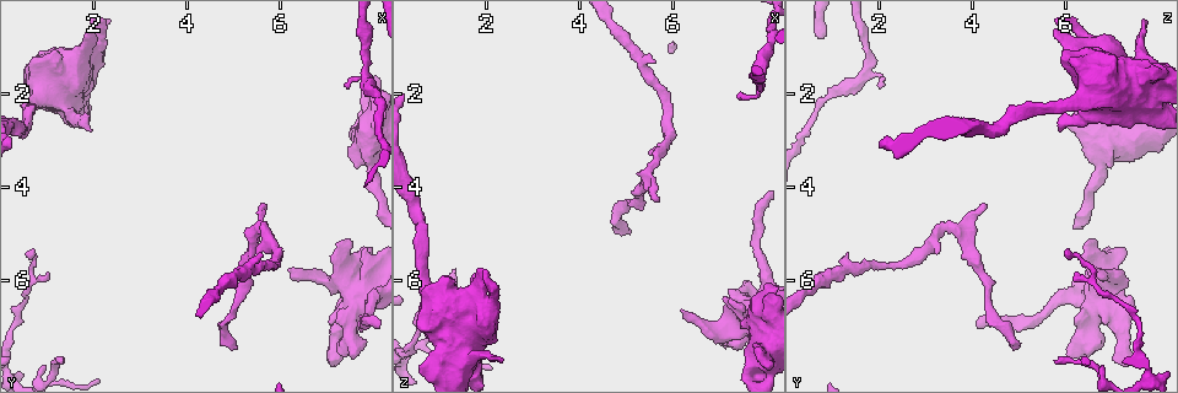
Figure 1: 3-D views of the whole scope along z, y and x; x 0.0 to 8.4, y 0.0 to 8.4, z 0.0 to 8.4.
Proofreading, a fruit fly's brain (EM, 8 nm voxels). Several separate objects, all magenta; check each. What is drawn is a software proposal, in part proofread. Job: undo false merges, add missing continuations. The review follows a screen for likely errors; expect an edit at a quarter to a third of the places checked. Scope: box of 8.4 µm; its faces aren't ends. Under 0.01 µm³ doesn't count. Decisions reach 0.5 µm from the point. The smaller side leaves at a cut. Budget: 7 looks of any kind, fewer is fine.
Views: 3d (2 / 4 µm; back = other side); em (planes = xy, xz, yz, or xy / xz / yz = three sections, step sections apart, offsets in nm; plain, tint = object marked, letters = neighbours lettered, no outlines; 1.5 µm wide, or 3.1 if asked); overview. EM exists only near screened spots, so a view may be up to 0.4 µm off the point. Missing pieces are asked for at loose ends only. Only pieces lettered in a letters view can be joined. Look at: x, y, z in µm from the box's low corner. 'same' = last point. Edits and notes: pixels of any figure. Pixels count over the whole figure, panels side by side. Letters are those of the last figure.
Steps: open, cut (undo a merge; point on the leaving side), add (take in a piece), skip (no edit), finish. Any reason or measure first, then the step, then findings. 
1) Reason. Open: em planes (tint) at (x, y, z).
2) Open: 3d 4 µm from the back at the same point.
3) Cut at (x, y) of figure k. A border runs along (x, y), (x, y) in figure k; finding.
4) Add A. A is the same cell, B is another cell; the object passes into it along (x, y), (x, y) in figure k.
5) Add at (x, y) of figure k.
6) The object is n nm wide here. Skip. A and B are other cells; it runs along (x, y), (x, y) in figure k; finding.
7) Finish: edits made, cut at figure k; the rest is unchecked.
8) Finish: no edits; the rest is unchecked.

Closes a loop. Open: em yz step 8 (tint) at (2.20, 0.50, 6.20).

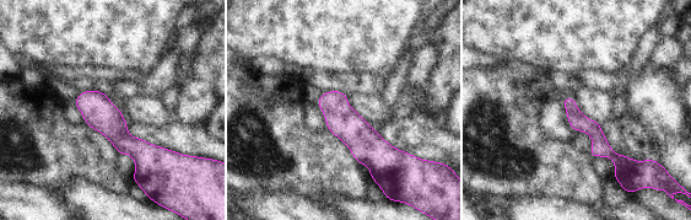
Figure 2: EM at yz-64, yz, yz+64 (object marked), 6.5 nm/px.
Open: em planes (tint) at the same point.

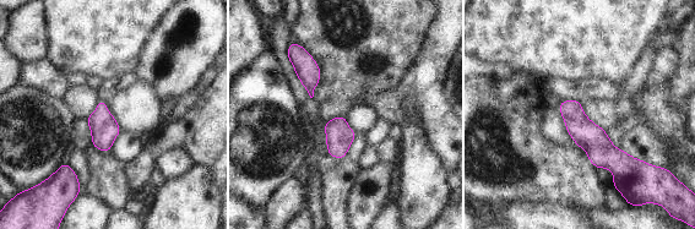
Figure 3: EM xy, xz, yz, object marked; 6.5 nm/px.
What lies round it. Open: em planes (letters) at the same point.

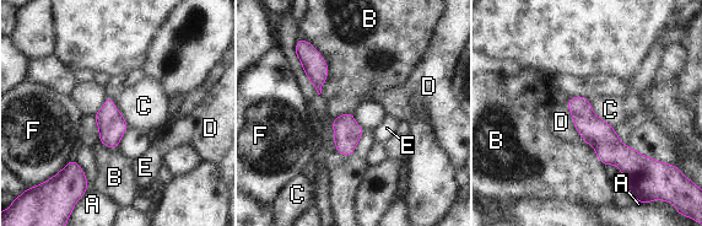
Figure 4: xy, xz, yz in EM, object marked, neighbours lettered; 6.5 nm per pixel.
Skip. A, B, C, D, E and F are other cells; a border runs along (588, 98), (589, 107), (614, 128) in figure 4; one neuron here.

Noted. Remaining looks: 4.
Tapers out. Open: em planes (letters) at (1.35, 7.70, 5.80).

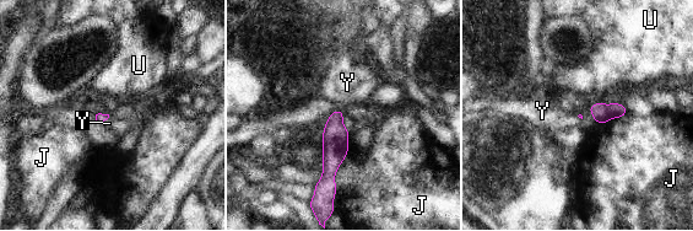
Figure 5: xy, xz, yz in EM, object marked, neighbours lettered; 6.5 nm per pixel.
Add at (109, 123) of figure 5. Y is the same cell, J and U are other cells; the object passes into it along (99, 117), (106, 119), (109, 123) in figure 5; it goes on there.

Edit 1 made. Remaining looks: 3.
Open: overview.

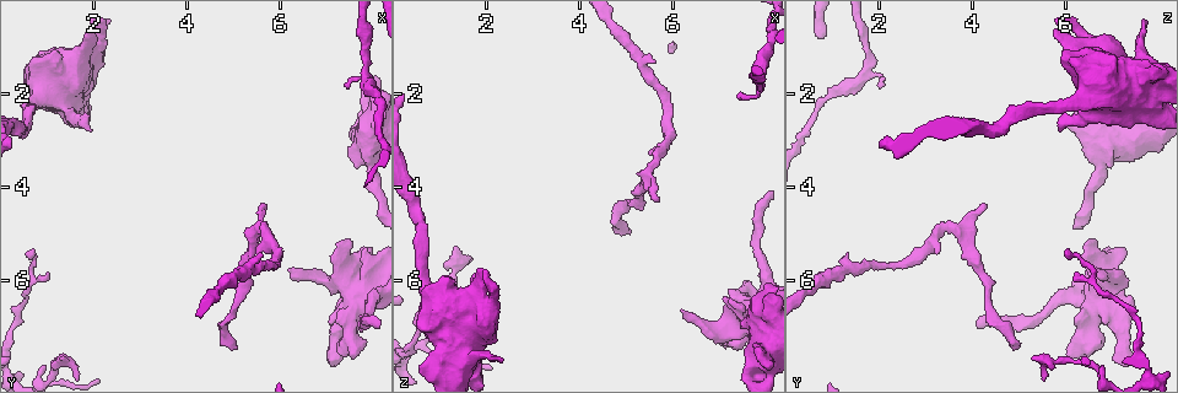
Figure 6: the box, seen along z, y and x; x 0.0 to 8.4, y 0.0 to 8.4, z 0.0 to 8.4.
Tapers out. Open: 3d 2 µm at (7.35, 1.85, 2.10).

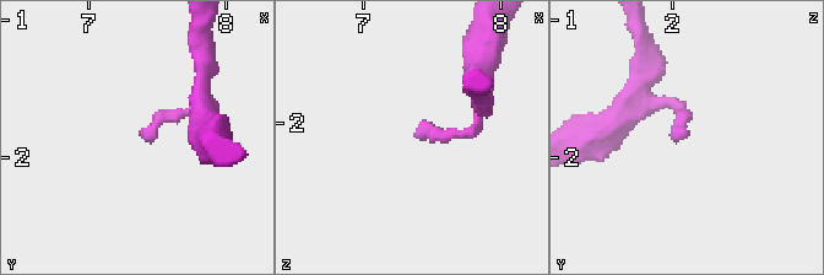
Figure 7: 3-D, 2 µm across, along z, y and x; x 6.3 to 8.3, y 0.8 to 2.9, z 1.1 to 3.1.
Open: em planes (letters) at (7.36, 1.84, 2.08).

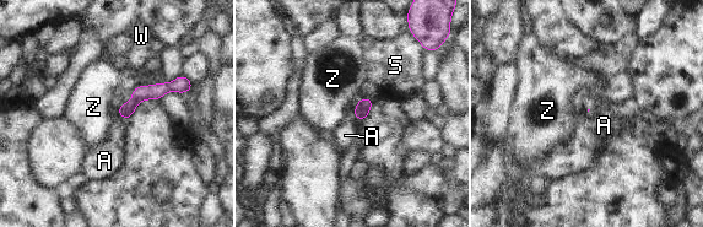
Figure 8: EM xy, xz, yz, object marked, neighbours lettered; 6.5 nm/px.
Skip. A, S, W and Z are other cells; it runs along (185, 88), (144, 92), (122, 113) in figure 8; none of them fits.

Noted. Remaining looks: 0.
Finish: edits made, add at figure 5; the rest is unchecked.

